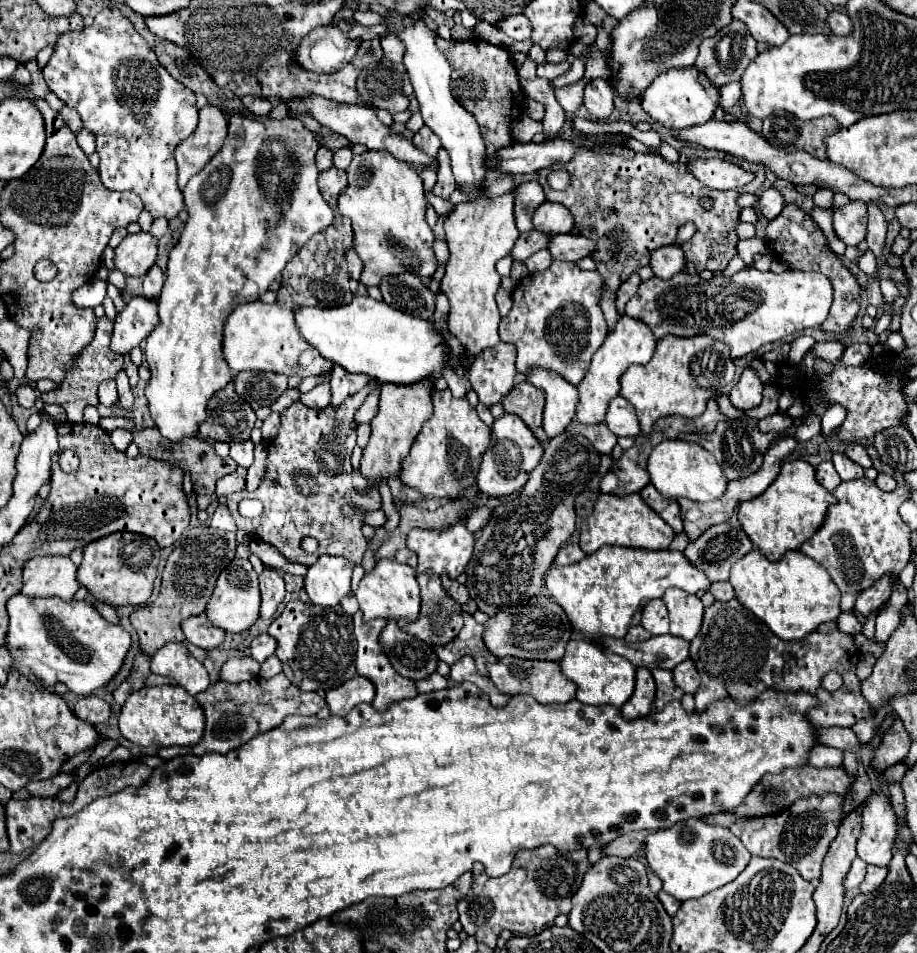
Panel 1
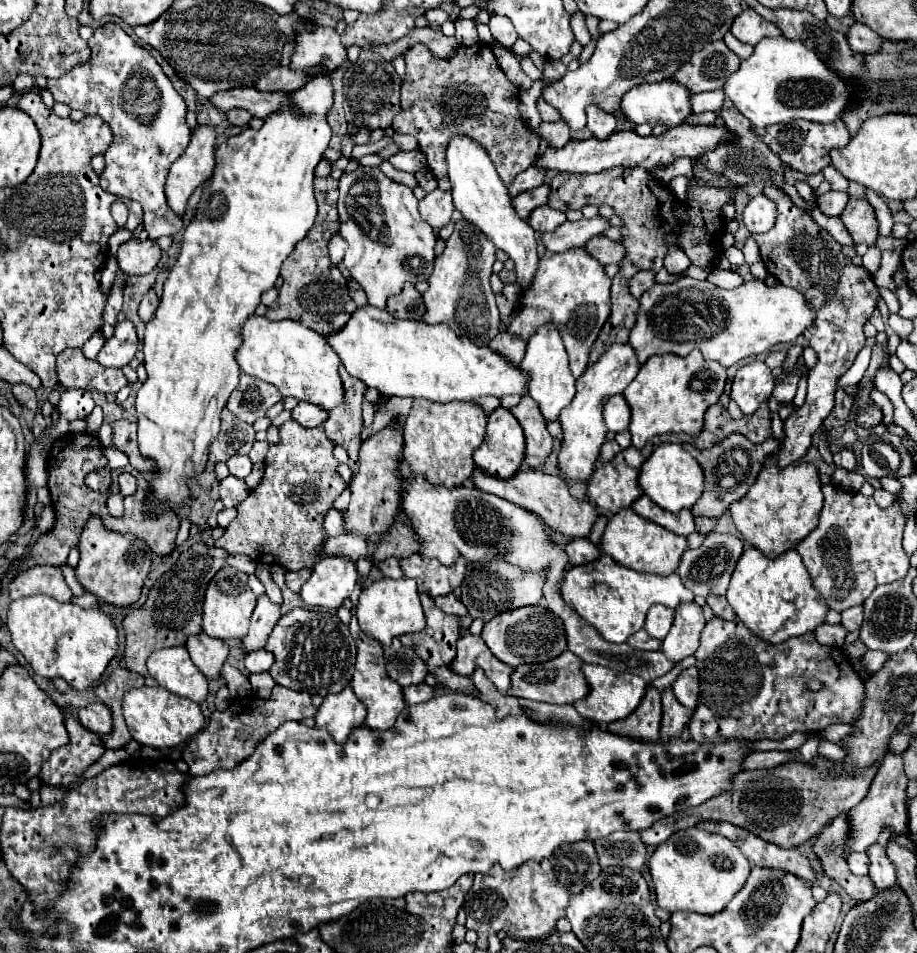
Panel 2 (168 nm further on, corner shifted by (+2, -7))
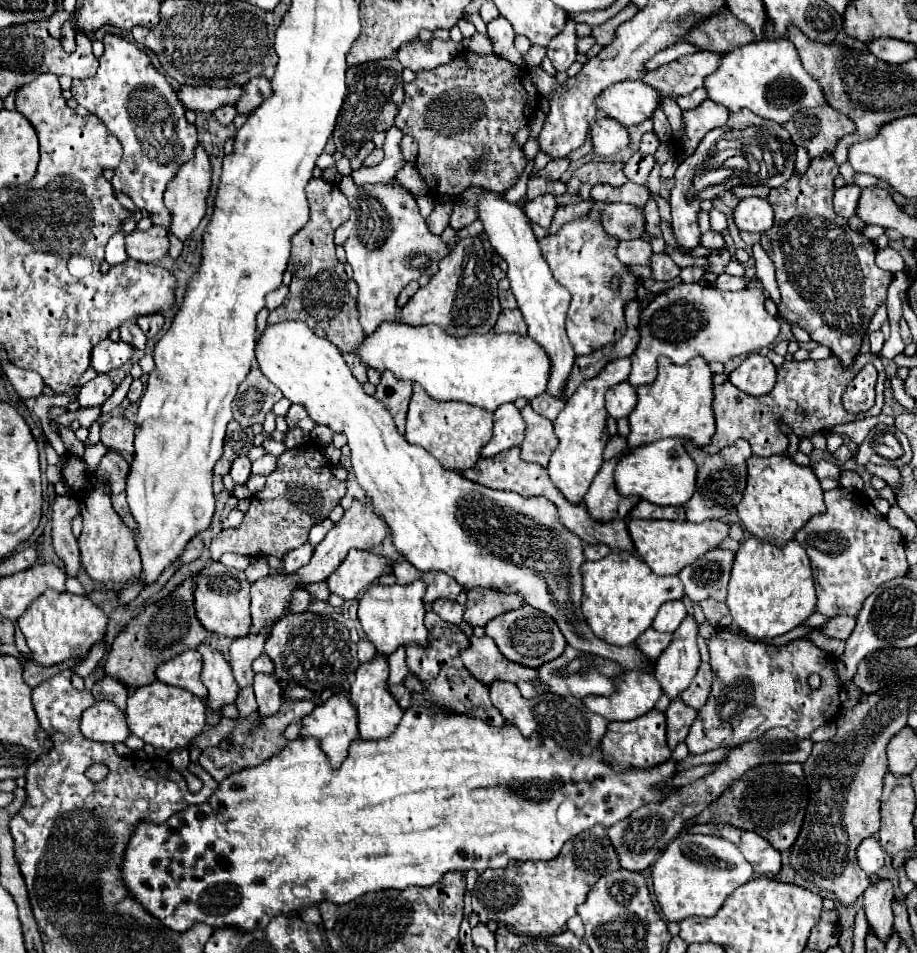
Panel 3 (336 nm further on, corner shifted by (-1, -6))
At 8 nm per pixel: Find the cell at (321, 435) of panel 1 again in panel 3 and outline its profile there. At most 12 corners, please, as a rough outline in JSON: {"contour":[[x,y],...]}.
{"contour":[[322,447],[288,449],[222,553],[276,555],[346,495]]}

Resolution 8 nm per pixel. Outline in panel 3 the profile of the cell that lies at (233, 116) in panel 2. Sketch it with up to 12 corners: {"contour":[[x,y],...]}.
{"contour":[[232,105],[212,111],[214,119],[230,125],[238,113]]}

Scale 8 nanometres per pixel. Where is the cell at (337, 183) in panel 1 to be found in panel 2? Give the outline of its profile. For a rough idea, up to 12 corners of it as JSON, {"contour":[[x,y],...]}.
{"contour":[[315,178],[319,214],[281,266],[277,318],[331,334],[357,304],[329,260],[337,180]]}

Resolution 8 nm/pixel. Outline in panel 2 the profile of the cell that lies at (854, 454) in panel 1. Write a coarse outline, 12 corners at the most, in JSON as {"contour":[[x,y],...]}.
{"contour":[[839,450],[833,462],[839,468],[855,470],[857,458],[853,450]]}

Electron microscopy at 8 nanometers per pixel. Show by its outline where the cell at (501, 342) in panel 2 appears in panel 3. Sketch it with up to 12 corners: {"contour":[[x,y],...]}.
{"contour":[[502,309],[496,333],[526,333],[520,309]]}

